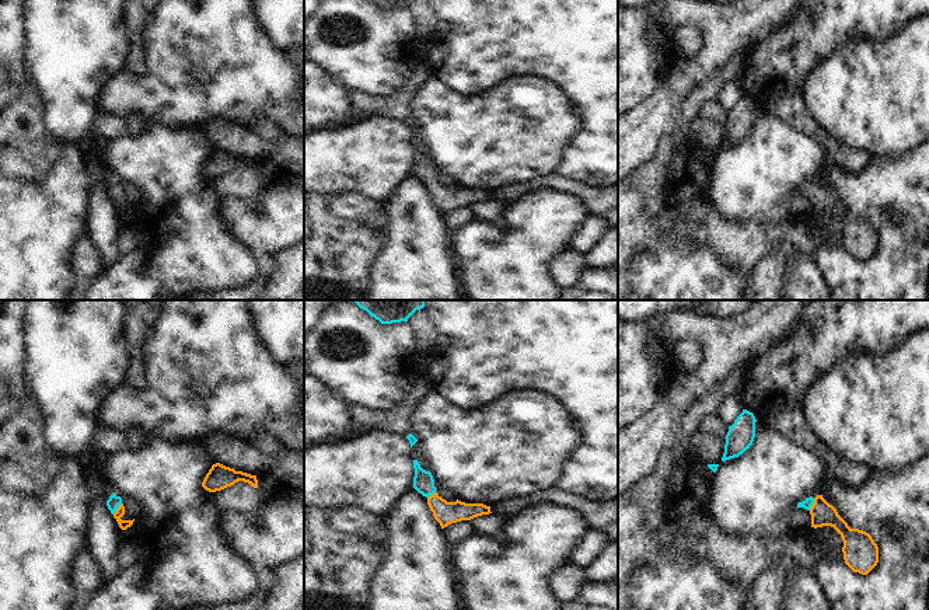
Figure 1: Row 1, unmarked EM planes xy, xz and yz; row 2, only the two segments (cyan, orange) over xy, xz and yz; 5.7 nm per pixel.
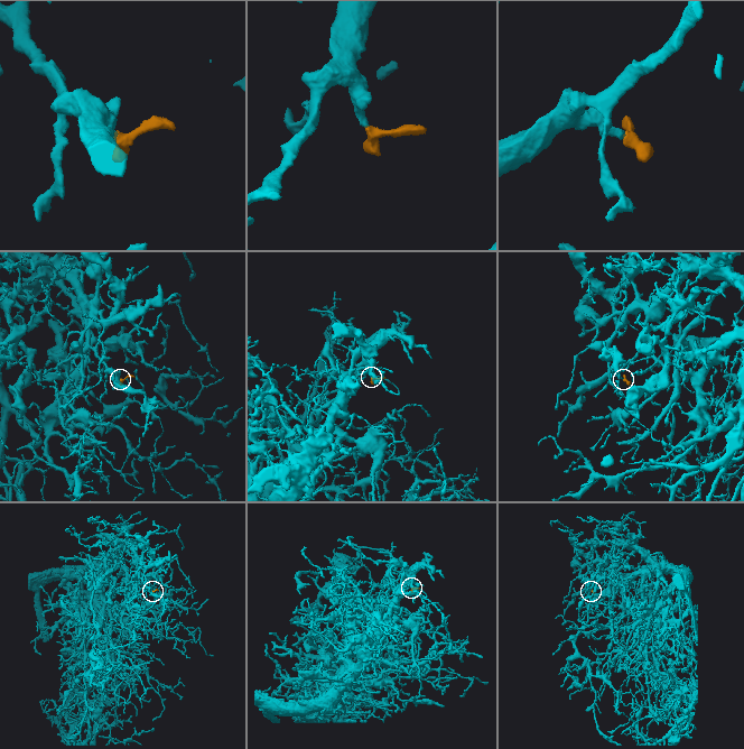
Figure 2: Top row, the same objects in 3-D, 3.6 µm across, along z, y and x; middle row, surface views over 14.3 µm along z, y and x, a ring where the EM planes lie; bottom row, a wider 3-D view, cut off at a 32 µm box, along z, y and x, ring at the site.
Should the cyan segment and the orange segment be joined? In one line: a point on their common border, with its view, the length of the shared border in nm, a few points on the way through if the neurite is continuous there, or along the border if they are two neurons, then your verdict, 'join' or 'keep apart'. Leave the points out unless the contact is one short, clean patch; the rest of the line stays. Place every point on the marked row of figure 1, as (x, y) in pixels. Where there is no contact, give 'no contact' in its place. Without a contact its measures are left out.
xy (117, 508) | 90 nm | across xy (114, 501), (117, 508), (118, 519), (124, 525) | join

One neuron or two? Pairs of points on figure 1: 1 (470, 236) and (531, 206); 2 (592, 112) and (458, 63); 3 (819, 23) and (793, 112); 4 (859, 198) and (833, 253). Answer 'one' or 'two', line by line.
1: one
2: one
3: two
4: one

